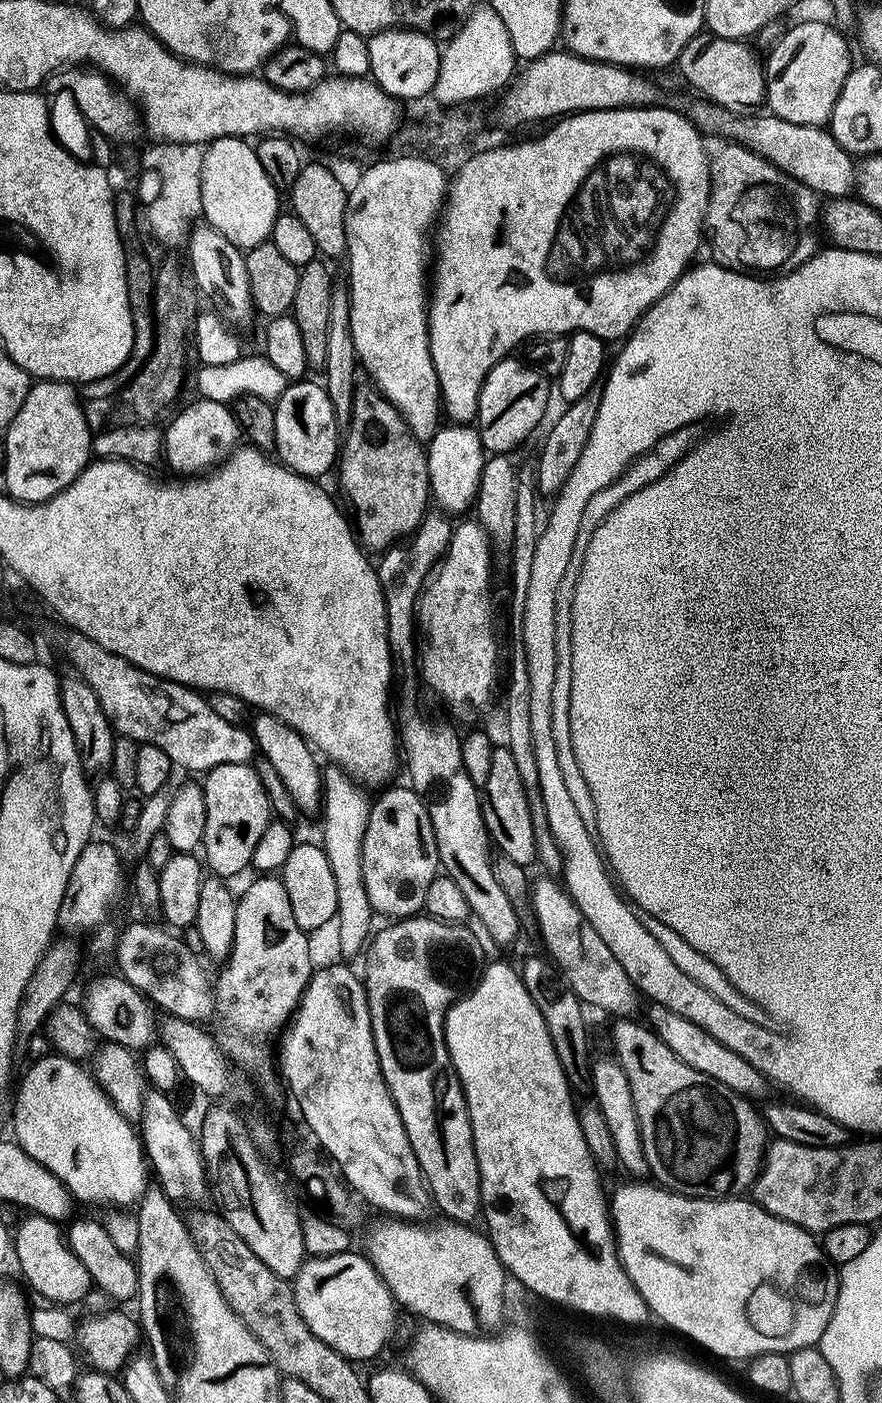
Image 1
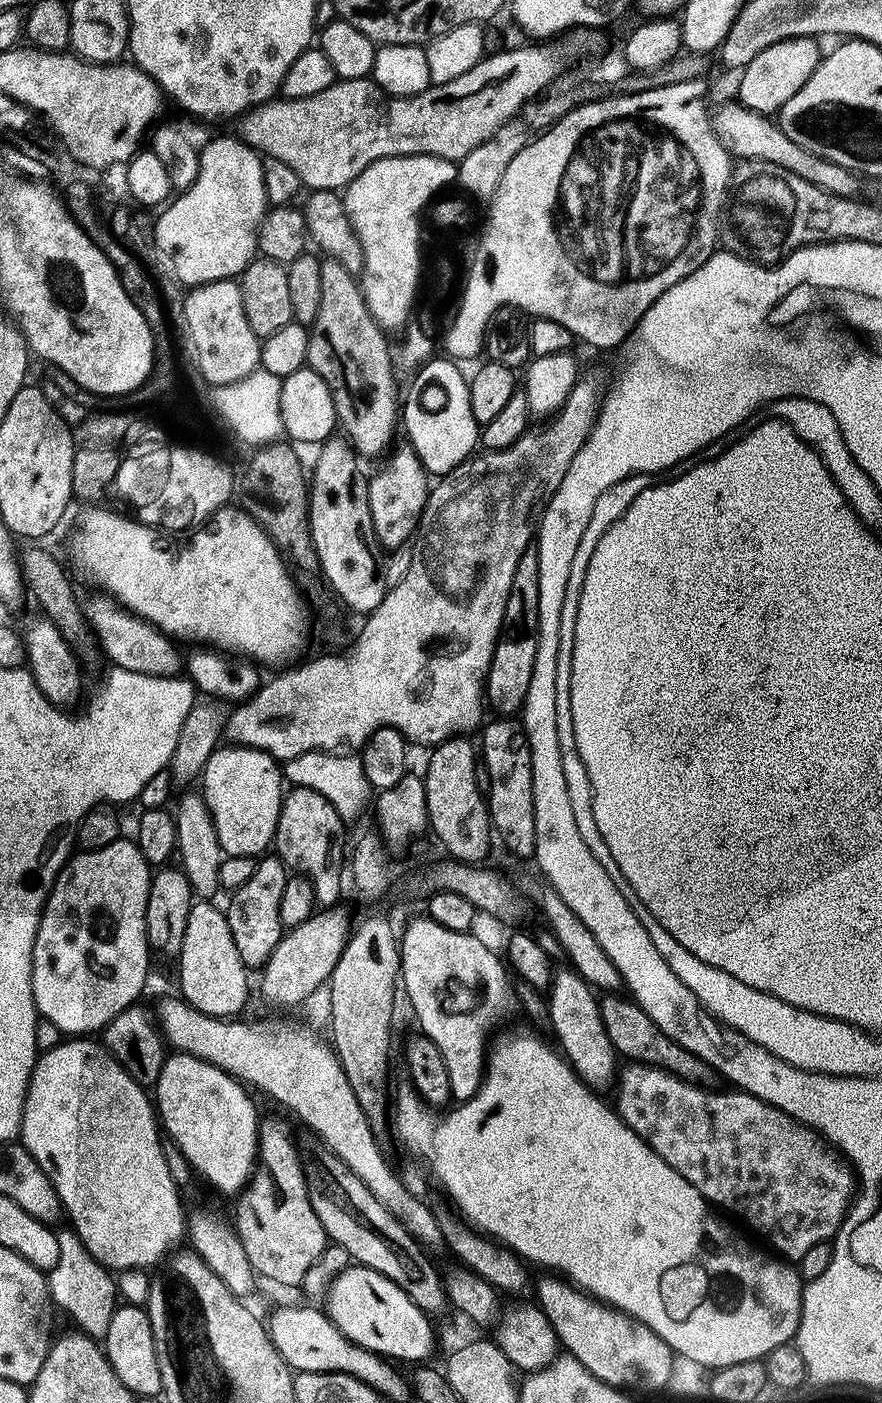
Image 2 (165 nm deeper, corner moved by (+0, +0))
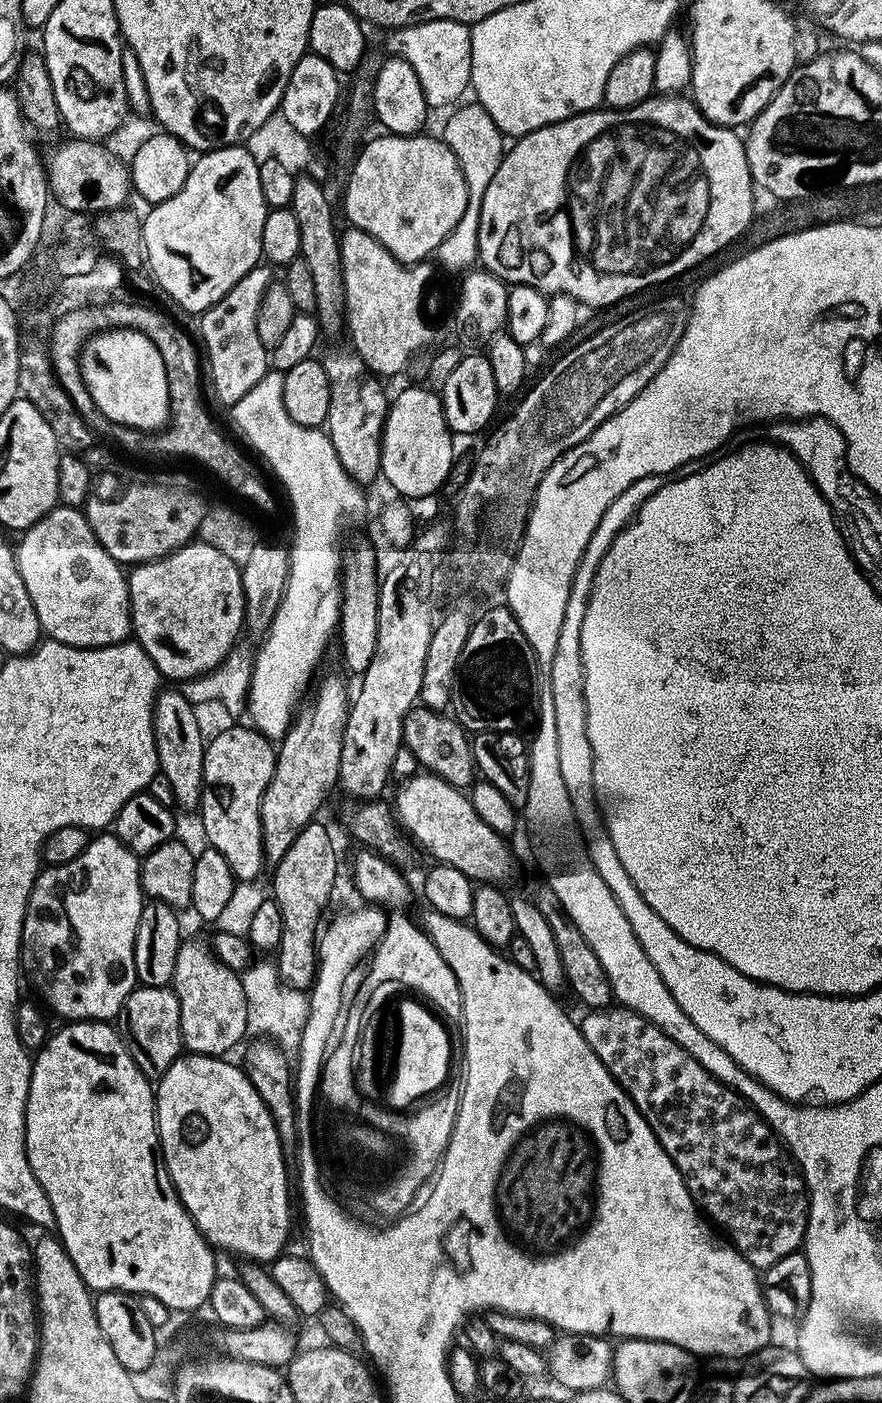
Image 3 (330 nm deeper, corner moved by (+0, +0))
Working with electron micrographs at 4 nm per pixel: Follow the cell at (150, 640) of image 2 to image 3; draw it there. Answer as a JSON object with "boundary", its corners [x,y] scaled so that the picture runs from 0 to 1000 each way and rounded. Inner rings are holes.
{"boundary":[[[65,360],[53,365],[34,376],[26,378],[23,388],[17,390],[18,403],[22,408],[25,409],[25,413],[29,417],[31,423],[34,423],[35,428],[39,430],[40,437],[43,438],[43,442],[46,450],[58,456],[70,458],[73,460],[84,460],[85,462],[119,462],[120,460],[136,459],[146,455],[150,450],[150,443],[147,441],[147,429],[145,413],[139,404],[133,401],[127,396],[121,395],[120,392],[110,386],[110,382],[102,376],[100,368],[92,363],[79,362],[73,360]]]}

